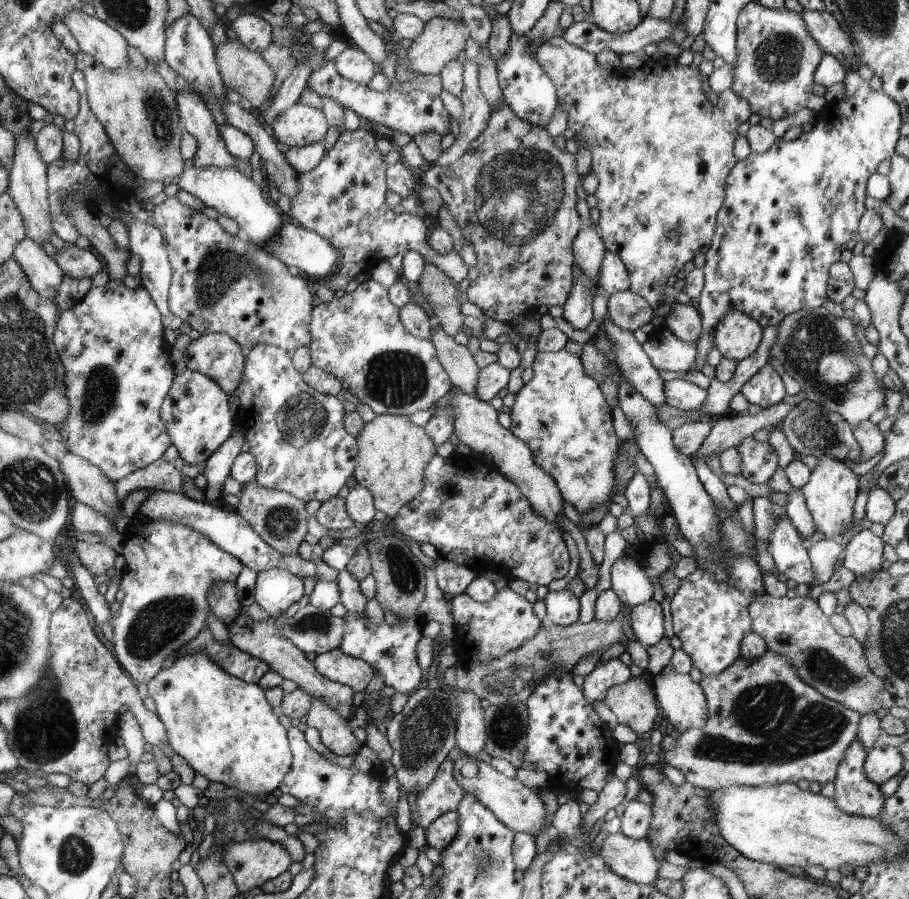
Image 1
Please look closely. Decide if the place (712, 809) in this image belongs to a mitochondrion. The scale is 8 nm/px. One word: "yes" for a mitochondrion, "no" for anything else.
no

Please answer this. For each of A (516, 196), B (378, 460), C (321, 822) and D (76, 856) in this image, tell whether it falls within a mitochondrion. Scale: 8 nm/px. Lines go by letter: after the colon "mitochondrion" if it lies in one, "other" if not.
A: mitochondrion
B: other
C: other
D: mitochondrion

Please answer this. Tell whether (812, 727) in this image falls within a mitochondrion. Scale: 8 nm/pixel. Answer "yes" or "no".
yes

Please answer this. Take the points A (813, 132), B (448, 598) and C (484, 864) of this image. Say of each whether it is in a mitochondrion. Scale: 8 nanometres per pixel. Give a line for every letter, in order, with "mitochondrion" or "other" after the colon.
A: other
B: other
C: mitochondrion

